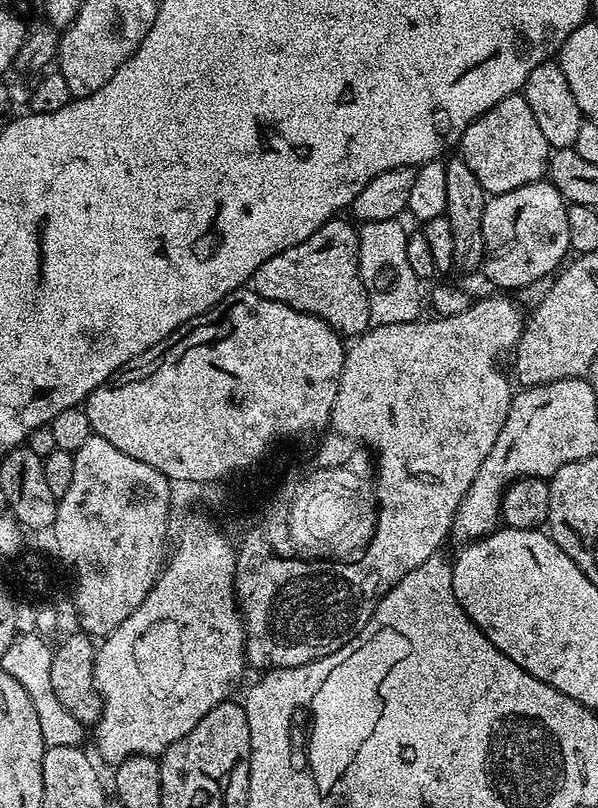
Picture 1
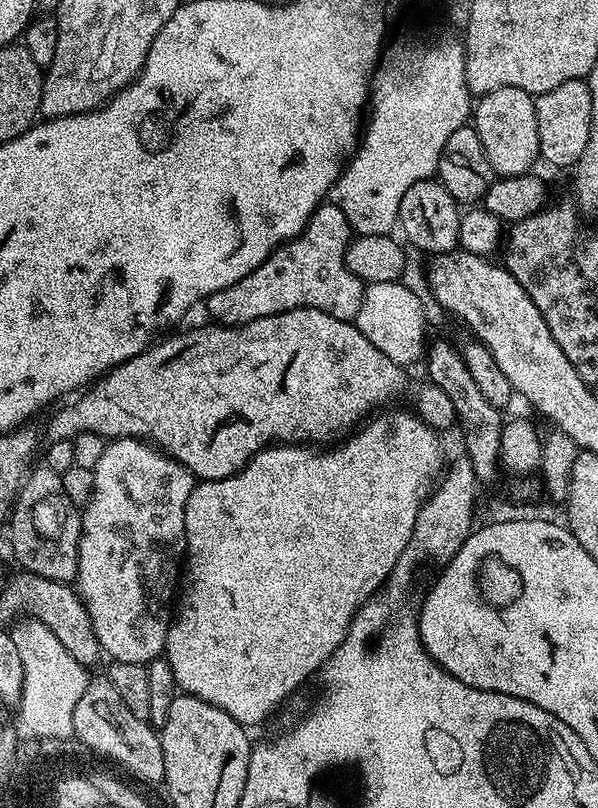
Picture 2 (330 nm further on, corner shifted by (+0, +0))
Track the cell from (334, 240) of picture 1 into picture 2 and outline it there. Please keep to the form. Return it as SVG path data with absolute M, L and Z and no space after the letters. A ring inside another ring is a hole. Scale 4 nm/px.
M334 202L321 204L308 219L304 231L275 248L258 270L246 274L242 282L234 282L234 286L226 286L226 290L208 297L206 307L213 316L211 319L235 326L295 308L313 308L339 320L355 321L366 285L346 266L344 255L353 236L354 231L340 207Z

